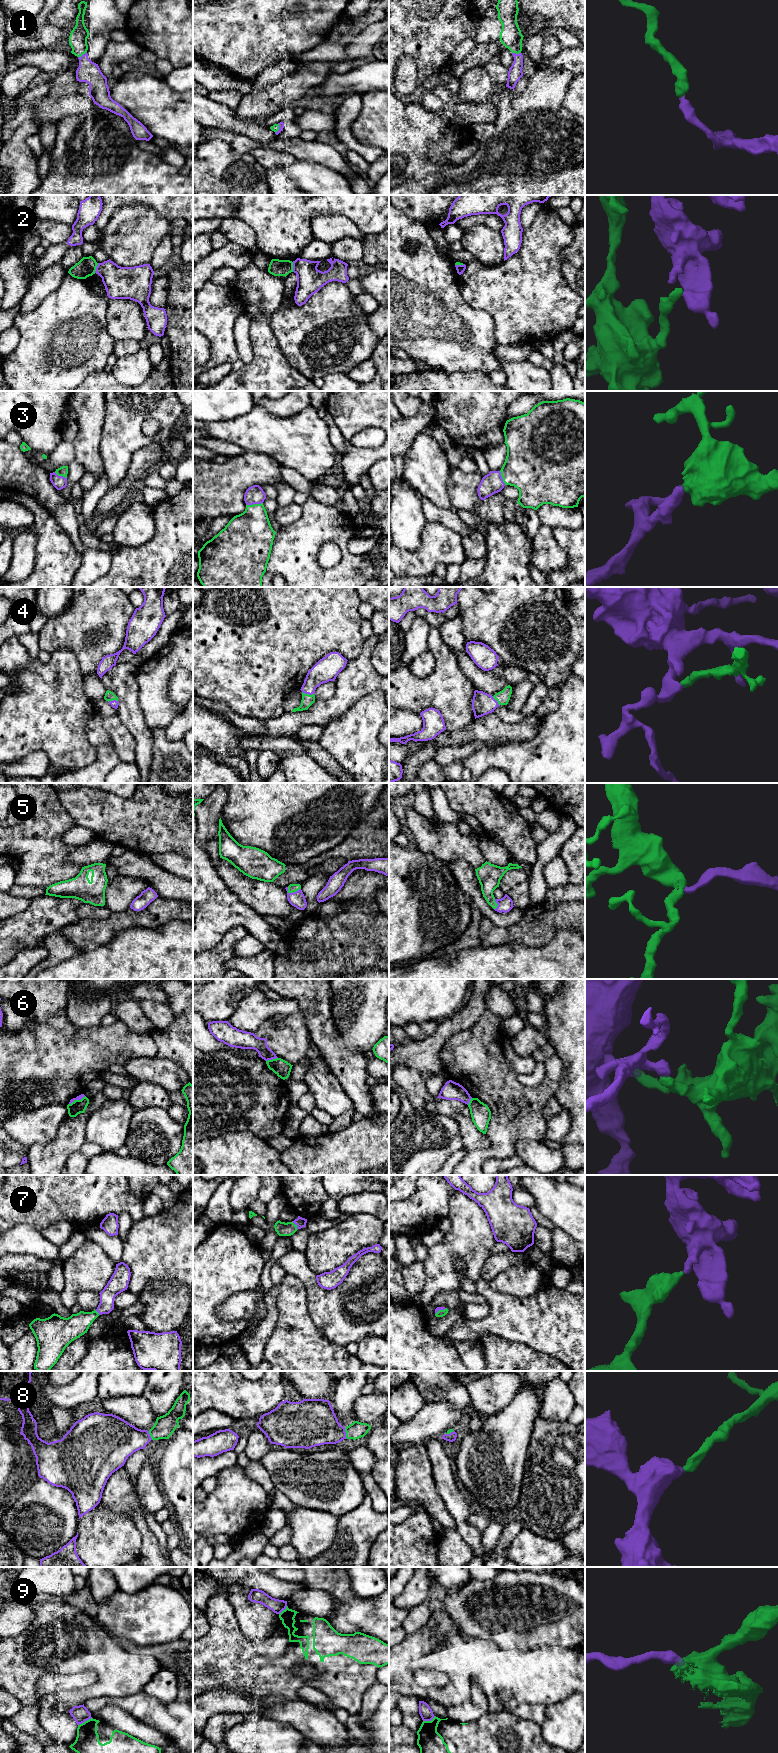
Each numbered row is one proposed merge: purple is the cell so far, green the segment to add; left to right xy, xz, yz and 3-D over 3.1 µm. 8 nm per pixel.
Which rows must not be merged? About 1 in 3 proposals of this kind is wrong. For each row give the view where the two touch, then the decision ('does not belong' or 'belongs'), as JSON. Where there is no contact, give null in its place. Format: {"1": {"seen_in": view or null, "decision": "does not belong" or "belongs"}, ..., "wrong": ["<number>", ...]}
{"1": {"seen_in": "xy", "decision": "belongs"}, "2": {"seen_in": "xy", "decision": "does not belong"}, "3": {"seen_in": "xz", "decision": "belongs"}, "4": {"seen_in": "xz", "decision": "belongs"}, "5": {"seen_in": "xz", "decision": "belongs"}, "6": {"seen_in": "xz", "decision": "does not belong"}, "7": {"seen_in": "xz", "decision": "belongs"}, "8": {"seen_in": "xz", "decision": "belongs"}, "9": {"seen_in": "xy", "decision": "does not belong"}, "wrong": ["2", "6", "9"]}

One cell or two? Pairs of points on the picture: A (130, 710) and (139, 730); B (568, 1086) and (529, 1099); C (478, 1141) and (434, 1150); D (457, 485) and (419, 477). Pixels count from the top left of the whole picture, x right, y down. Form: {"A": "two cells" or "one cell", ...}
{"A": "one cell", "B": "two cells", "C": "two cells", "D": "two cells"}

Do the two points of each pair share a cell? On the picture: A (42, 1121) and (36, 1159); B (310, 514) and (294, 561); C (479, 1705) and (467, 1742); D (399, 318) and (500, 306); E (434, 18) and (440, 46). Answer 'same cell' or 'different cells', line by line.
A: different cells
B: same cell
C: different cells
D: different cells
E: same cell

